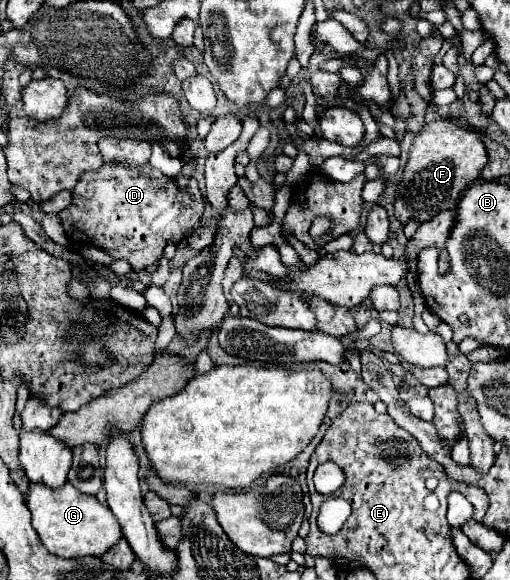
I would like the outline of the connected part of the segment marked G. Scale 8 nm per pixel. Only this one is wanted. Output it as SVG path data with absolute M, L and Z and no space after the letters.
M66 483L60 489L48 489L46 485L28 485L28 495L24 495L24 501L32 513L32 523L36 533L40 535L42 545L66 559L86 557L94 555L100 557L104 551L108 551L116 541L122 537L122 529L114 517L114 513L98 503L96 497L80 493L74 485Z

